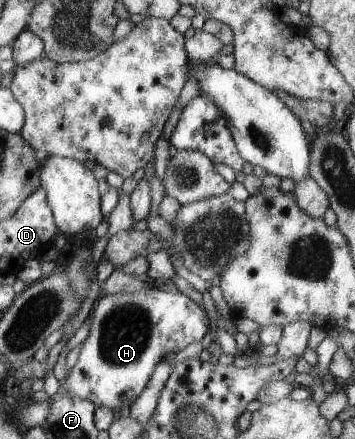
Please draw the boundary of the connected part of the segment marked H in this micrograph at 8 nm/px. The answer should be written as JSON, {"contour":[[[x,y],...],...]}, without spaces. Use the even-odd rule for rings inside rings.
{"contour":[[[155,286],[132,294],[104,294],[98,303],[92,305],[89,314],[90,318],[85,322],[90,327],[90,332],[81,345],[76,364],[64,379],[62,390],[72,398],[90,400],[97,407],[112,410],[130,406],[138,398],[160,360],[170,358],[192,342],[200,342],[209,332],[209,319],[206,318],[204,308],[200,308],[194,300],[190,300],[181,292],[164,292]]]}

